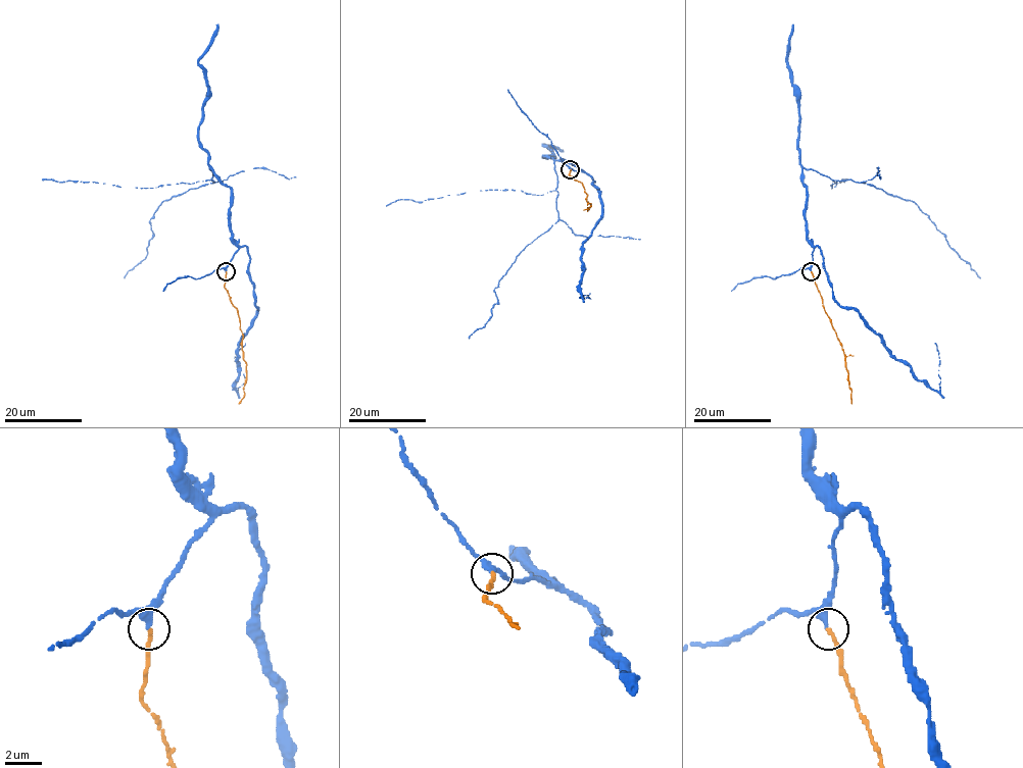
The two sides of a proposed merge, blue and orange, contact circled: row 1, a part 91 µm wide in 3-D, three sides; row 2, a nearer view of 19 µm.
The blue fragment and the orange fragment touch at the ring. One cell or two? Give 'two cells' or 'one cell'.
one cell

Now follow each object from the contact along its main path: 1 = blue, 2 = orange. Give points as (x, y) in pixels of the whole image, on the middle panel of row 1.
1: (570, 169), (582, 171), (574, 163), (554, 161), (558, 220), (522, 251), (494, 289), (491, 316), (469, 339)
2: (570, 169), (569, 174), (581, 183), (587, 194), (586, 201), (591, 207), (583, 209)

